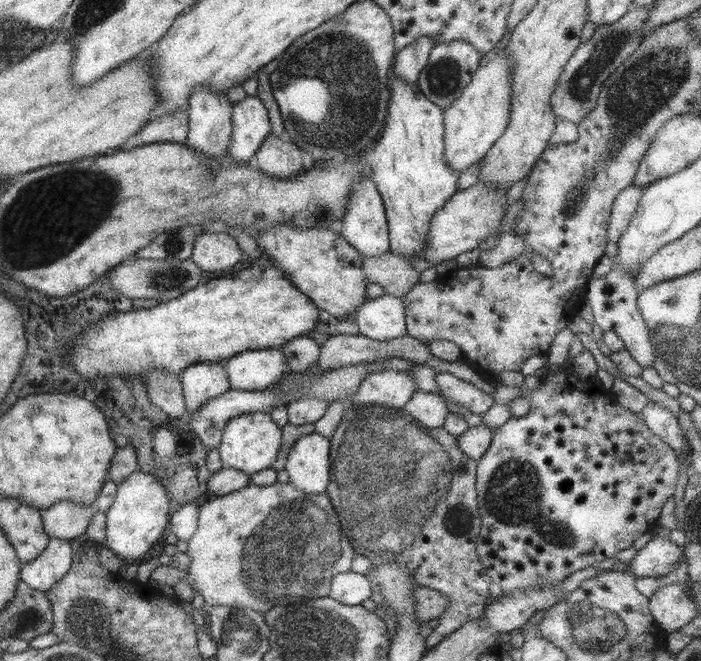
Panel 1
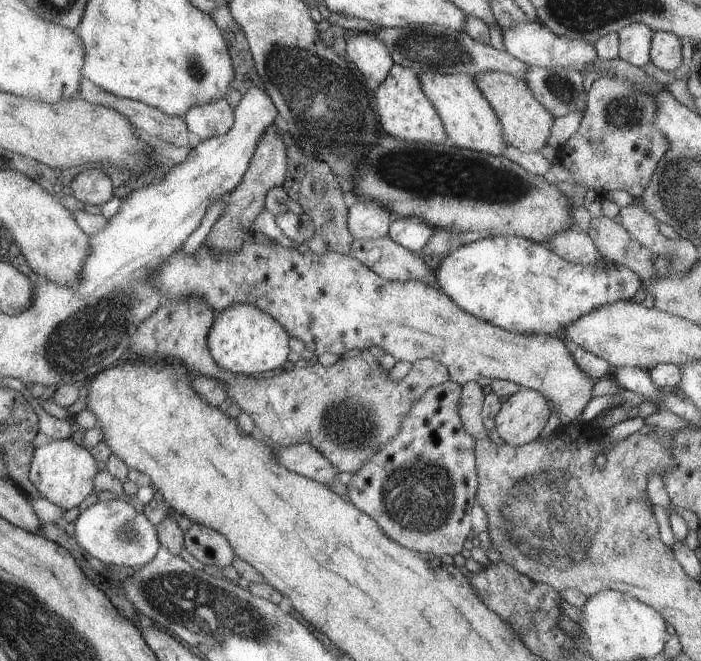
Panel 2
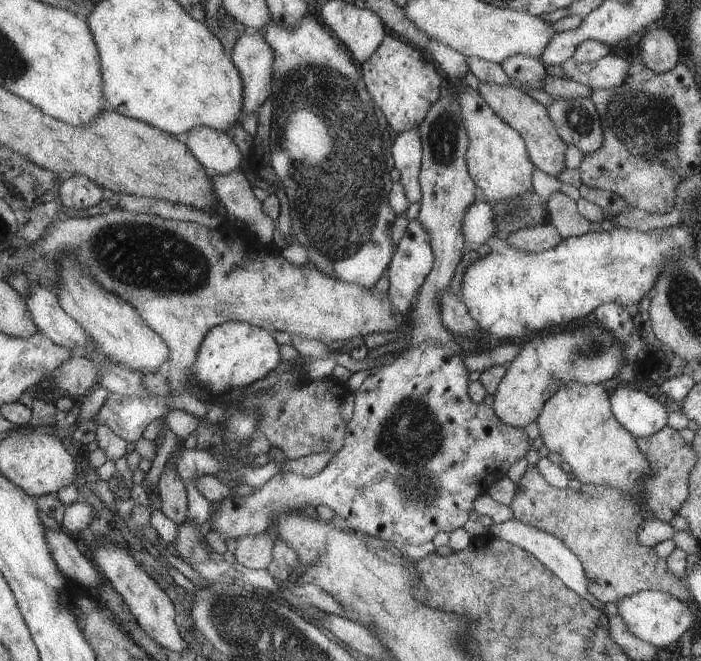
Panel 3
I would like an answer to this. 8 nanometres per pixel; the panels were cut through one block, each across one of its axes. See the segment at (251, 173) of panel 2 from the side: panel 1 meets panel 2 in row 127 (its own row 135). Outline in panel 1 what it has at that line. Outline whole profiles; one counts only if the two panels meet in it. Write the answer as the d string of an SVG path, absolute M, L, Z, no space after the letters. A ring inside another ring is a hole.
M271 132L261 141L255 152L257 168L275 178L294 178L297 174L311 168L314 160L297 145L282 136Z

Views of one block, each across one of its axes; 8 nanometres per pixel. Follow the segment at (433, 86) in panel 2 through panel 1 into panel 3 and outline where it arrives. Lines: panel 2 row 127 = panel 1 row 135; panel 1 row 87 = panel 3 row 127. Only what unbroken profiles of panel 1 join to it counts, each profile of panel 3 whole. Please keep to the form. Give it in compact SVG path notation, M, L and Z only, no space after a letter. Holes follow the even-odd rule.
M464 81L461 83L455 87L453 98L459 104L459 114L467 134L466 167L478 193L485 196L489 202L499 202L531 192L531 174L534 166L527 158L523 138L485 104L476 90L467 86Z

